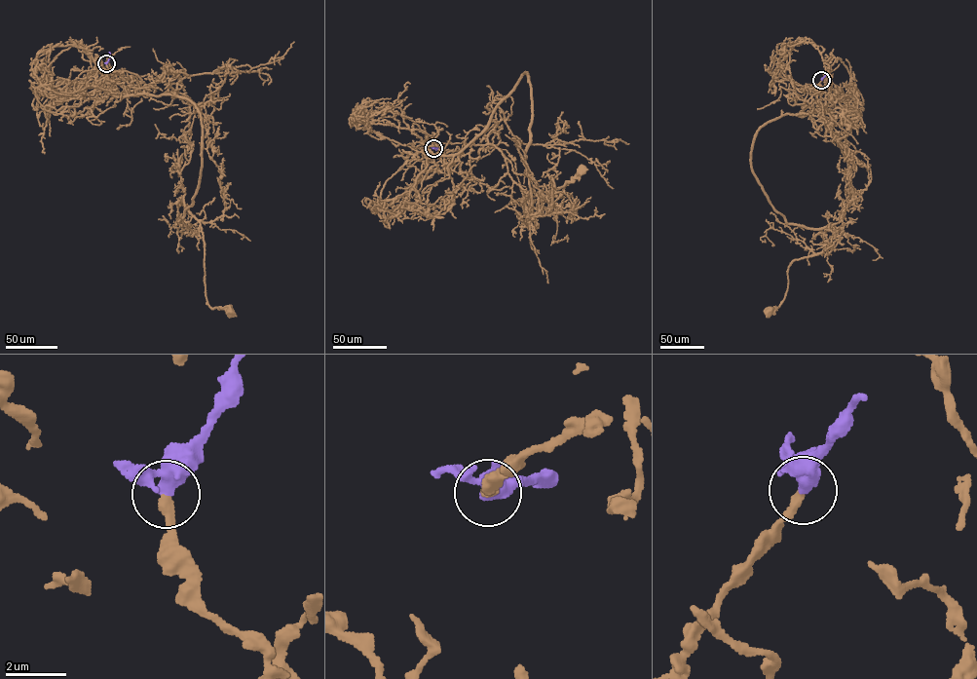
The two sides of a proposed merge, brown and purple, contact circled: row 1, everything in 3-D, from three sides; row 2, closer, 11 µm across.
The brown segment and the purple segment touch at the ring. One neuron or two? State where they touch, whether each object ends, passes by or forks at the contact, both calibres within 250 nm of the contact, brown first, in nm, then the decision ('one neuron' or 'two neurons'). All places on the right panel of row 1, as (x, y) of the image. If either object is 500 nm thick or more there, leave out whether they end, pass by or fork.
at (821, 80); brown ends there; purple passes by; 320 nm thick on the brown side, 400 nm on the other; one neuron

